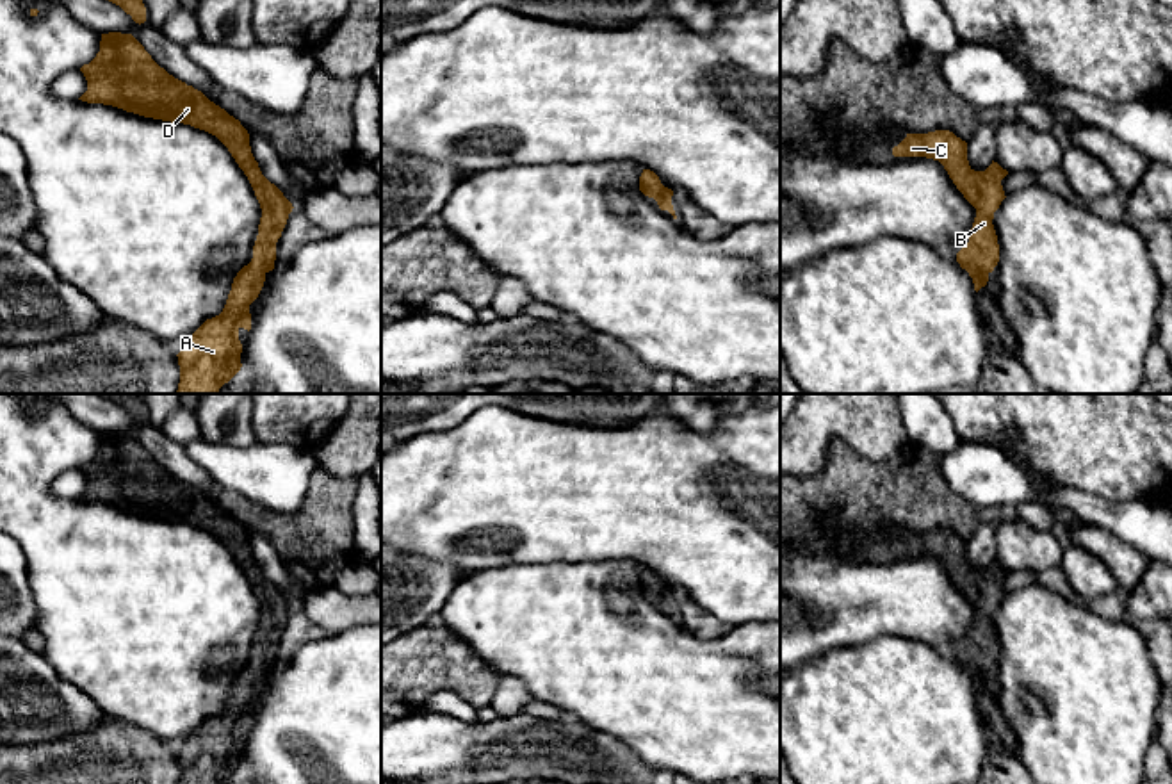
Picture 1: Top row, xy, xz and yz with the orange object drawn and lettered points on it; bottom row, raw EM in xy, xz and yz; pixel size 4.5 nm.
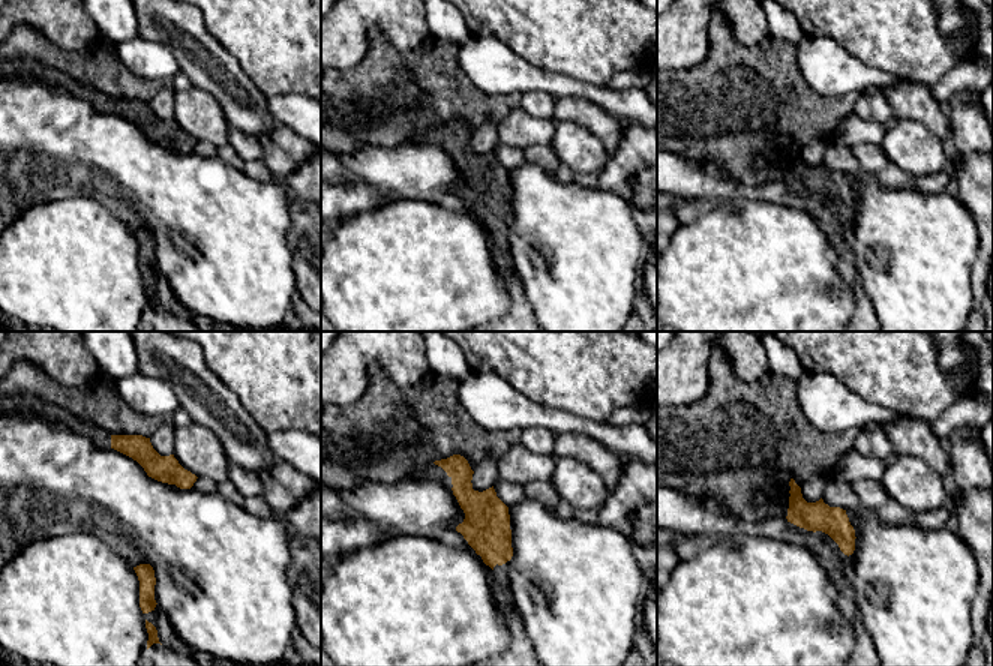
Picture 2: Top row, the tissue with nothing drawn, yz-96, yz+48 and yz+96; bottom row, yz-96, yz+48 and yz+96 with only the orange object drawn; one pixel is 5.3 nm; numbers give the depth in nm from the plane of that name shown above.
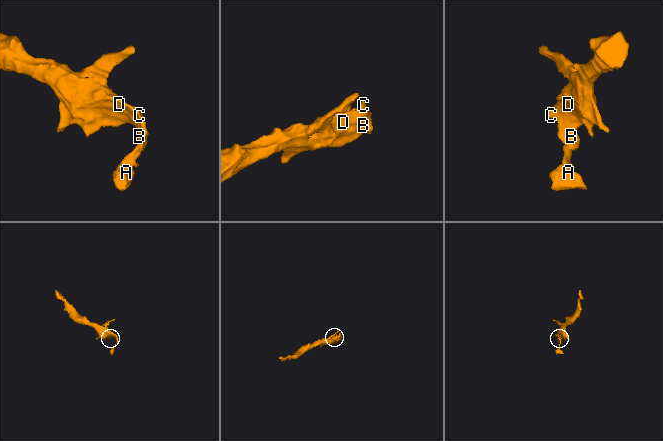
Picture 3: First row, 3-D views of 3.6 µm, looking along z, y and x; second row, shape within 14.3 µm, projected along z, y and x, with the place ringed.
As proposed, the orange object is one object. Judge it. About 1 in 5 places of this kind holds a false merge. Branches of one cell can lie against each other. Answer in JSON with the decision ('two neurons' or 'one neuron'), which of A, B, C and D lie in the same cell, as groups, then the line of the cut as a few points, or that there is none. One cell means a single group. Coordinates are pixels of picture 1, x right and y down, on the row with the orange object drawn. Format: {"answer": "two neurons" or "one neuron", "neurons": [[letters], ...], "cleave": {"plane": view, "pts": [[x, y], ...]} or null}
{"answer": "one neuron", "neurons": [["A", "B", "C", "D"]], "cleave": null}

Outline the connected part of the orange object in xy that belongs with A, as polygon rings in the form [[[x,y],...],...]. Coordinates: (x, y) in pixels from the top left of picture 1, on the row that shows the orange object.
[[[102,34],[100,52],[80,71],[87,80],[87,91],[78,98],[82,102],[191,125],[216,135],[248,176],[260,203],[251,262],[233,278],[223,312],[189,335],[176,355],[176,394],[217,394],[242,367],[239,330],[251,330],[249,305],[258,298],[265,274],[274,269],[276,242],[294,207],[262,175],[240,121],[160,68],[132,34]]]

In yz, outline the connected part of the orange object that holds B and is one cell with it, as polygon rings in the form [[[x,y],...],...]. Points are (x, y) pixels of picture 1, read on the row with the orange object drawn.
[[[949,130],[907,134],[892,148],[894,157],[926,157],[939,160],[964,198],[976,208],[969,242],[956,253],[956,262],[969,273],[978,292],[999,262],[999,244],[992,225],[994,212],[1006,198],[1001,180],[1008,175],[997,162],[974,171],[967,160],[967,143]]]

